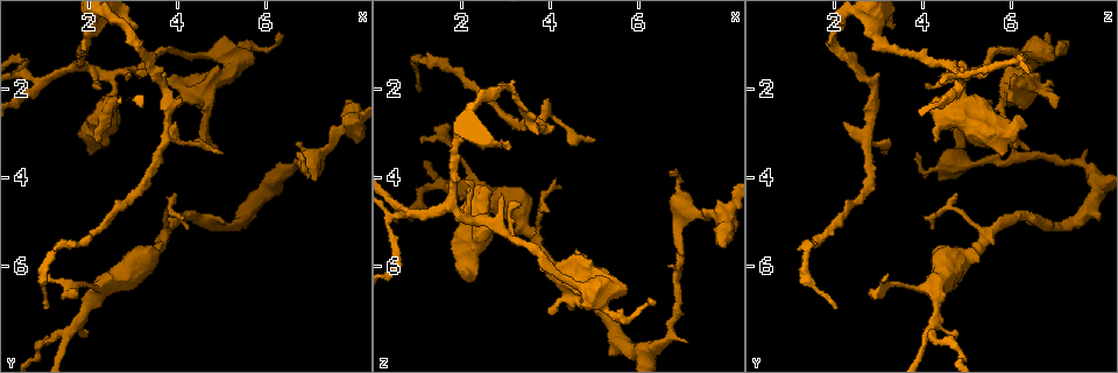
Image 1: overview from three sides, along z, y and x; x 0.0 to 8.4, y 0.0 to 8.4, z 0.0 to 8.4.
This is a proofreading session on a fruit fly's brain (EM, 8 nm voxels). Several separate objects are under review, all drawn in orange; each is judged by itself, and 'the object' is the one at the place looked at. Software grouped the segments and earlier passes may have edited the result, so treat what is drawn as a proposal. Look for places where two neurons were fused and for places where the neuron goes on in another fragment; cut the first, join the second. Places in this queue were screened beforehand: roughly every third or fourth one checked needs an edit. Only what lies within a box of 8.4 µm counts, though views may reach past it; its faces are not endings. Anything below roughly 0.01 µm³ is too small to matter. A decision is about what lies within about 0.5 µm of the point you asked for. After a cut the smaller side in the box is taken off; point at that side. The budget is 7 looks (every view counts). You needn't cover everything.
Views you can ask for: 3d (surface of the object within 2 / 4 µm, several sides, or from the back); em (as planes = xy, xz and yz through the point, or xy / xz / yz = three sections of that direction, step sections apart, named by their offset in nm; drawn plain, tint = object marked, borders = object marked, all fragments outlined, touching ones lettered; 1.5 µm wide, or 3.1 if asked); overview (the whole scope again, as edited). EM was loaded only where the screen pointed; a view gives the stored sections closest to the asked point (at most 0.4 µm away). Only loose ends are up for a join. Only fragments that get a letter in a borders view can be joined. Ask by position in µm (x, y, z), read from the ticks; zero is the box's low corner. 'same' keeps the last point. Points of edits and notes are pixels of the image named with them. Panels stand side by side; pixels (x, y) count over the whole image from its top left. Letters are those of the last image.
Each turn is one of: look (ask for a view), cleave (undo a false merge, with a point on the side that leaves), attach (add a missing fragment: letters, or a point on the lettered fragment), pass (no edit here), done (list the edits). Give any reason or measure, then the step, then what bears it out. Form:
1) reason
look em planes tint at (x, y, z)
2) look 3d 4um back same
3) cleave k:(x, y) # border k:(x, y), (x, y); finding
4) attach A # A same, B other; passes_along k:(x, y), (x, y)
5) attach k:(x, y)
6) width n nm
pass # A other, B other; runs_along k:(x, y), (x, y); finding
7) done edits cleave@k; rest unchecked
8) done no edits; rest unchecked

look 3d 4um at (0.90, 1.75, 4.80)

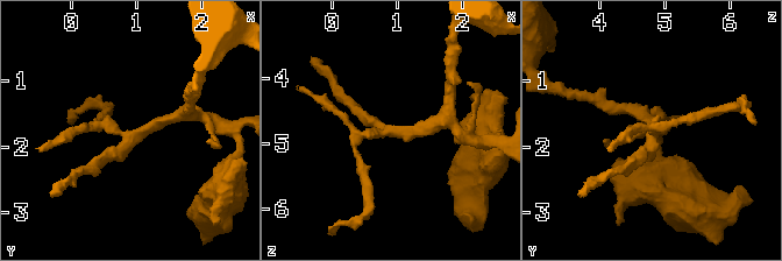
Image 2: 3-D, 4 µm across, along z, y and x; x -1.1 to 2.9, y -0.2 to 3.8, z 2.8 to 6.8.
arms 4
look em planes borders at (0.90, 1.80, 4.80)

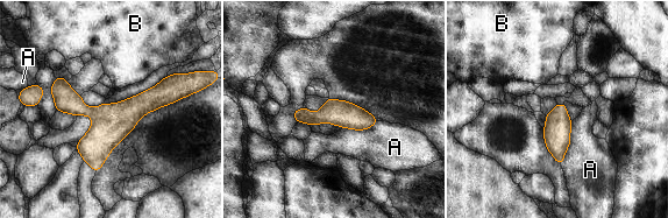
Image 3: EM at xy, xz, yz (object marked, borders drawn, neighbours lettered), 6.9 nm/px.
pass # A other, B other; one neuron here

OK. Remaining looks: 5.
two arms in line, one across
look 3d 2um at (1.50, 7.50, 4.15)

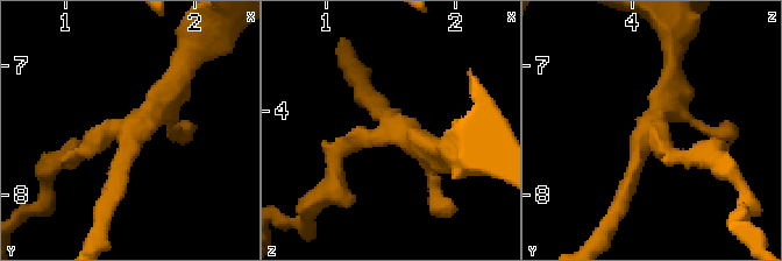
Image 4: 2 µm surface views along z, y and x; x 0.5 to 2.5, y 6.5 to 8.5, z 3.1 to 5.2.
shape alone is not enough
look em planes borders at (1.46, 7.50, 4.14)

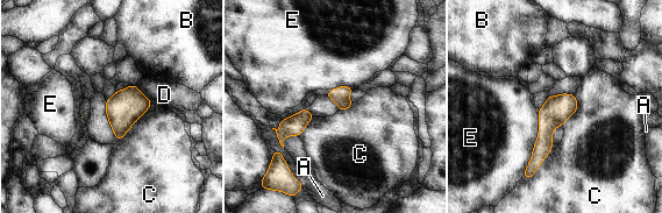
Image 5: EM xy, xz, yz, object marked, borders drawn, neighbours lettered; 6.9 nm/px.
pass # A other, B other, C other, D other, E other; continuous, no second neuron

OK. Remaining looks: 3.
long arm stops here
look em planes borders at (1.05, 7.00, 2.10)

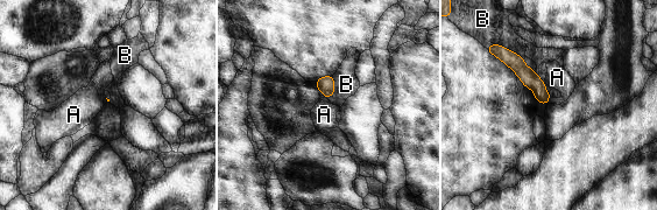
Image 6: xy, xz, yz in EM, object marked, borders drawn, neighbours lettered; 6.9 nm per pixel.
pass # A other, B other; runs_along 6:(508, 54), (538, 88), (544, 100); none of them fits

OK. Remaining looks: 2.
done no edits; rest unchecked

